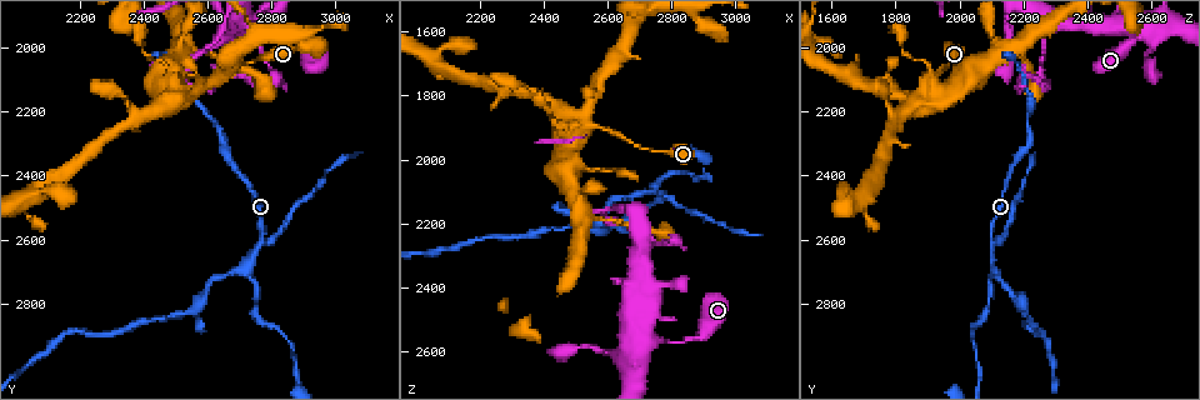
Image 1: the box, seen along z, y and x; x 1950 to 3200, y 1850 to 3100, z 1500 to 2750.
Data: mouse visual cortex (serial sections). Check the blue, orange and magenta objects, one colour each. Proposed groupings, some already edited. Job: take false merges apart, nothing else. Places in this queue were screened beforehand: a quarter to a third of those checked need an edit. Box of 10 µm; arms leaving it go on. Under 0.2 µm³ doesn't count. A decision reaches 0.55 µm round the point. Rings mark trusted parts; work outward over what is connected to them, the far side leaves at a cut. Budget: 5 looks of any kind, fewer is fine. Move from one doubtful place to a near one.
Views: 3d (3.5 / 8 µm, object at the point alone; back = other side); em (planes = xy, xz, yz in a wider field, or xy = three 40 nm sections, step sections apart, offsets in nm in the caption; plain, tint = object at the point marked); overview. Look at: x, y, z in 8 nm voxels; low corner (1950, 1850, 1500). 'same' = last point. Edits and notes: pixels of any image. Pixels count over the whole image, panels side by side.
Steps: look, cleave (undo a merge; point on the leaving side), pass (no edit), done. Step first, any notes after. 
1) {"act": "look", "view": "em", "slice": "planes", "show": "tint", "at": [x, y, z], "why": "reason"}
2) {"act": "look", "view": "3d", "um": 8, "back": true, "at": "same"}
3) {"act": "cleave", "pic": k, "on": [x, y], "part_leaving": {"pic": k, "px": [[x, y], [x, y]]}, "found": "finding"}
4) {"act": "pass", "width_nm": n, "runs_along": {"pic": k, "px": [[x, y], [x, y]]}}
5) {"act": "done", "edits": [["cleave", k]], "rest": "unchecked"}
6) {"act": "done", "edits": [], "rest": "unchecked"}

{"act": "look", "view": "3d", "um": 3.5, "at": [2720, 2680, 2100], "why": "three-way junction"}

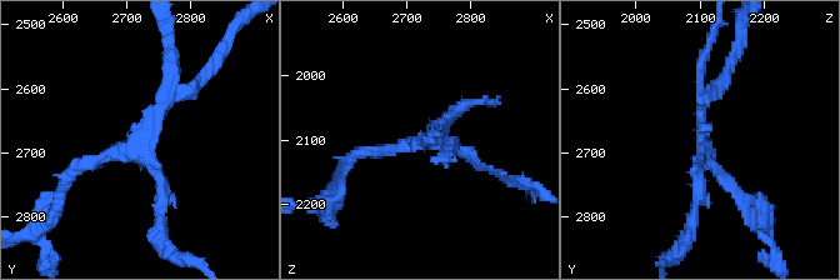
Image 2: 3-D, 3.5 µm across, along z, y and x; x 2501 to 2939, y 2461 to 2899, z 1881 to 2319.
{"act": "look", "view": "em", "slice": "xy", "step": 2, "show": "tint", "at": [2715, 2680, 2100], "arms": 3, "arm_widths_nm": [100, 150, 150], "why": "shape alone is not enough"}

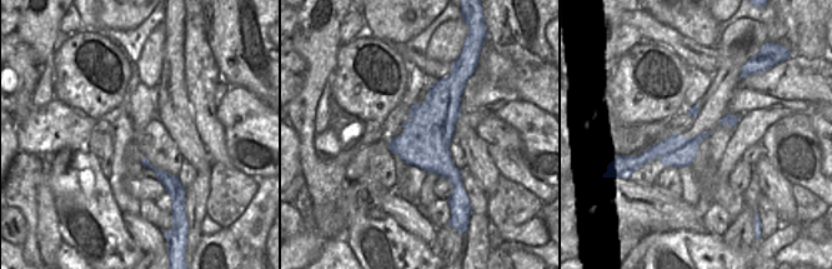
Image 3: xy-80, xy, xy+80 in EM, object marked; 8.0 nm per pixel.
{"act": "cleave", "pic": 2, "on": [210, 70], "found": "a second cell is stuck on"}

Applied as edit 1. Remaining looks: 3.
{"act": "look", "view": "3d", "um": 3.5, "at": [2530, 2140, 1880], "why": "abrupt turn"}

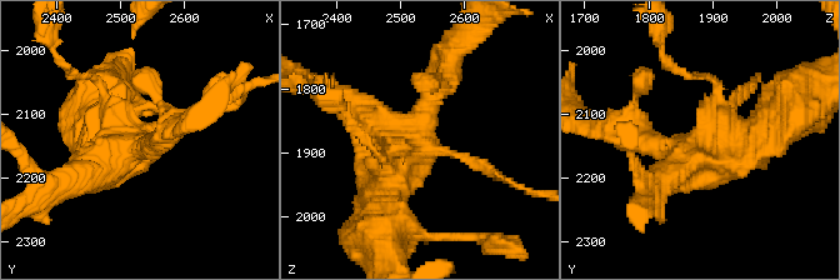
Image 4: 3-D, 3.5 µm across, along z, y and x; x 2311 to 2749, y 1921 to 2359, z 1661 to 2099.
{"act": "look", "view": "em", "slice": "xy", "step": 5, "show": "tint", "at": [2530, 2145, 1880]}

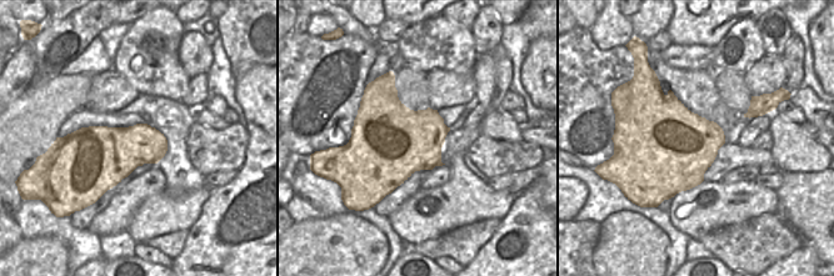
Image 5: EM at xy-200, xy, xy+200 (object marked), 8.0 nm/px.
{"act": "pass", "runs_along": {"pic": 4, "px": [[488, 170], [419, 141], [380, 209]]}, "found": "continuous, no second cell"}

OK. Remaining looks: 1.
{"act": "done", "edits": [["cleave", 2]], "rest": "unchecked"}

